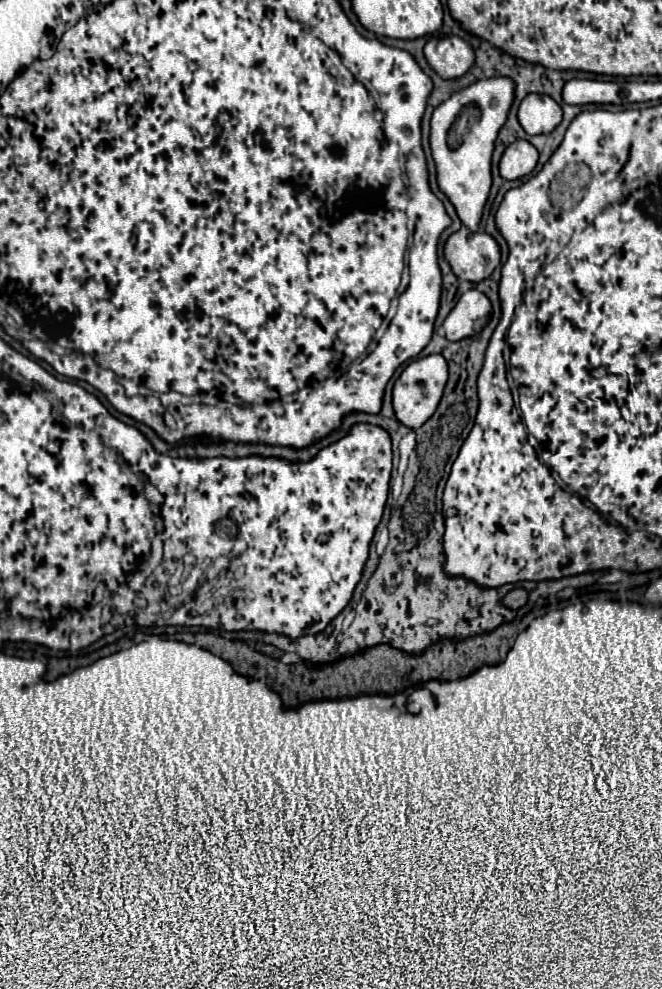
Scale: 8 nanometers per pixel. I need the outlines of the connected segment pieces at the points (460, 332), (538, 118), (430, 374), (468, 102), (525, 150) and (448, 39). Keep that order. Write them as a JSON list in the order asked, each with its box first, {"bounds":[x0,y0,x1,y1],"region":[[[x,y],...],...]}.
[{"bounds":[443,290,493,340],"region":[[[467,290],[443,322],[447,340],[463,340],[477,334],[491,320],[493,306],[479,290]]]},{"bounds":[519,94,561,134],"region":[[[529,94],[519,106],[519,122],[527,134],[553,132],[561,118],[561,106],[547,94]]]},{"bounds":[393,354,447,428],"region":[[[431,354],[431,356],[411,362],[401,372],[401,376],[393,388],[393,408],[395,408],[395,416],[399,418],[399,422],[403,422],[409,428],[423,426],[437,410],[445,384],[447,384],[447,362],[441,354]]]},{"bounds":[431,76,515,230],"region":[[[509,76],[477,80],[439,104],[431,118],[431,152],[437,164],[439,188],[447,194],[457,216],[469,230],[477,230],[491,190],[491,156],[497,134],[507,120],[515,98],[515,82]]]},{"bounds":[499,140,539,180],"region":[[[515,140],[513,144],[507,146],[507,150],[501,156],[501,162],[499,162],[501,178],[519,180],[531,174],[533,168],[537,166],[537,158],[539,158],[539,152],[531,142]]]},{"bounds":[425,36,475,78],"region":[[[431,36],[425,44],[425,54],[427,62],[441,78],[463,76],[475,60],[475,52],[469,42],[459,36]]]}]

